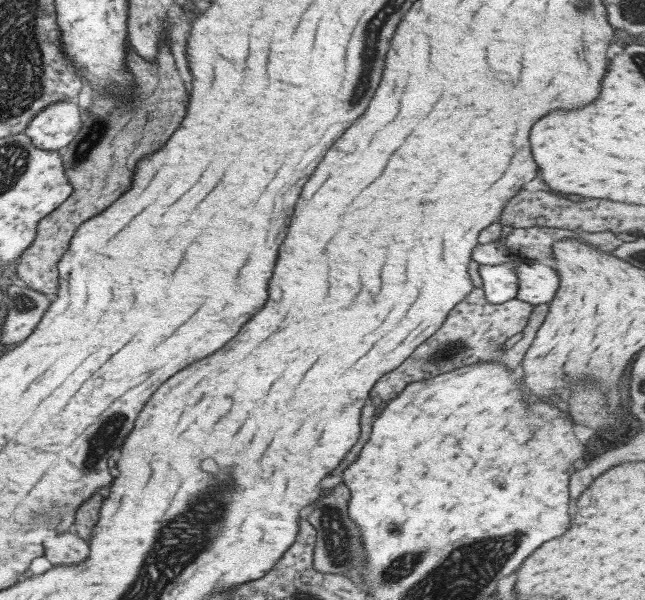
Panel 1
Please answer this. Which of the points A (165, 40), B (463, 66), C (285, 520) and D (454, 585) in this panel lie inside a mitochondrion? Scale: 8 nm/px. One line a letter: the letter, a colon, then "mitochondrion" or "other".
A: other
B: other
C: other
D: mitochondrion

